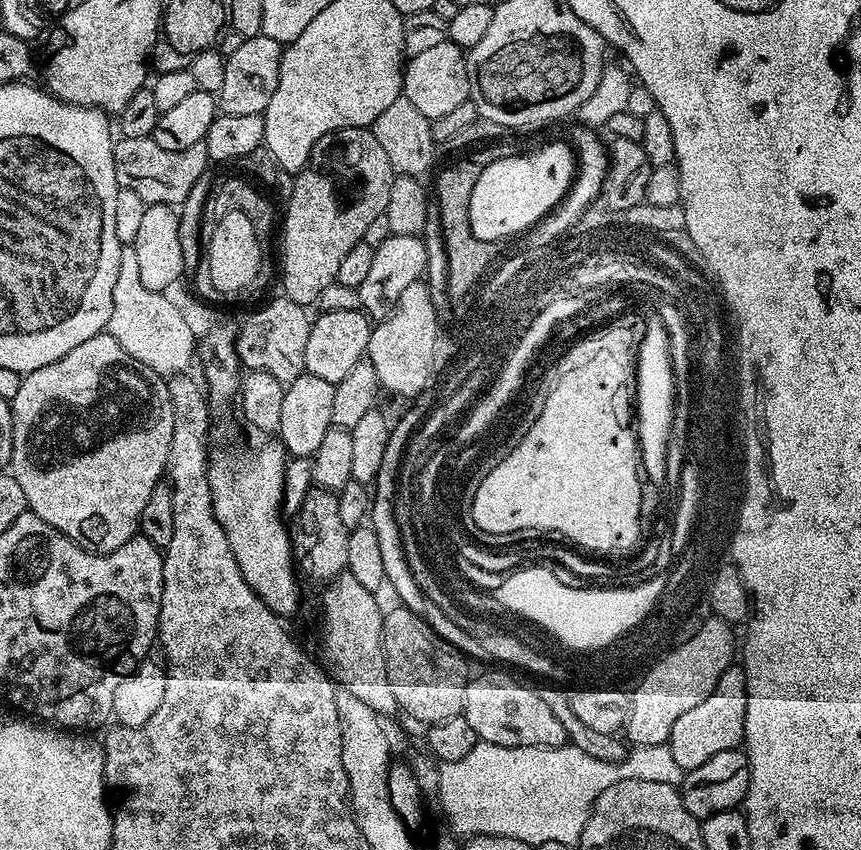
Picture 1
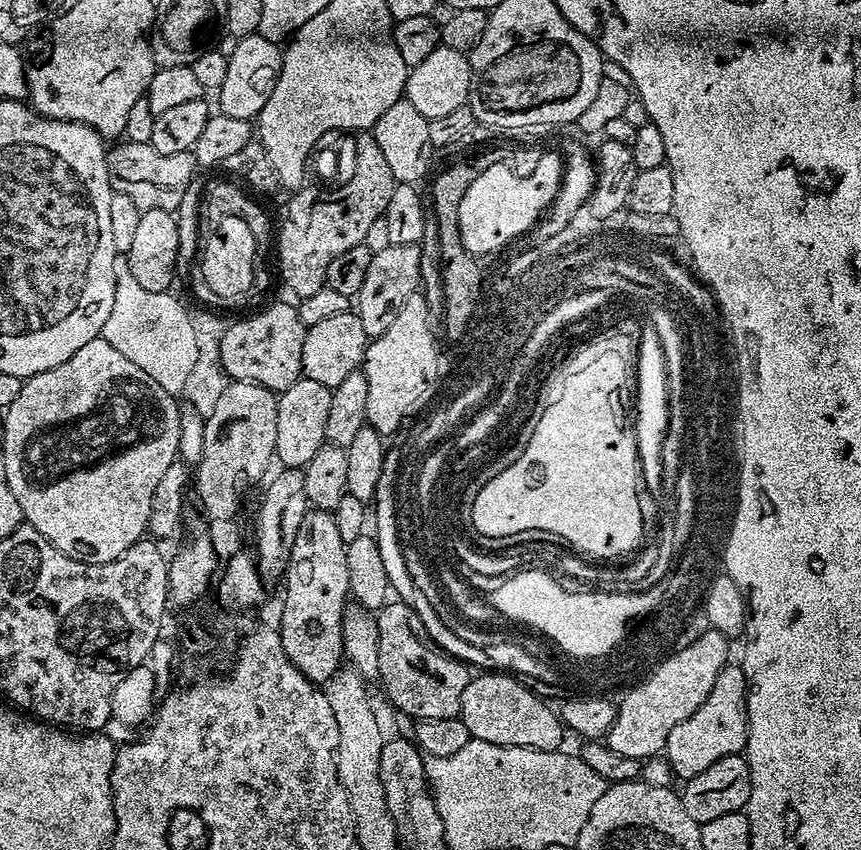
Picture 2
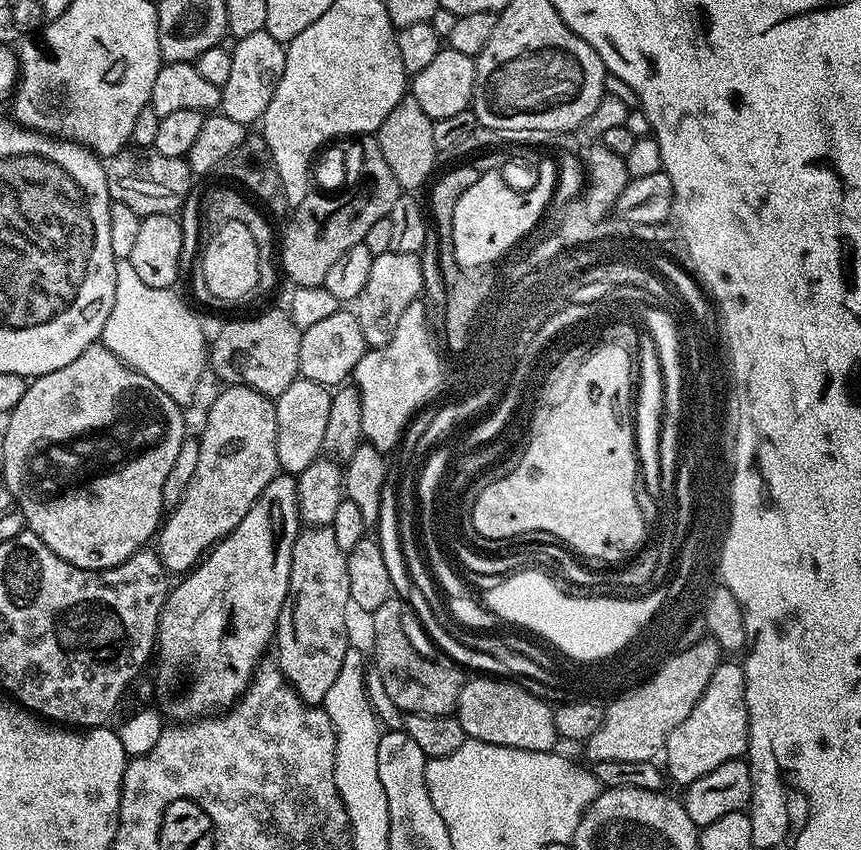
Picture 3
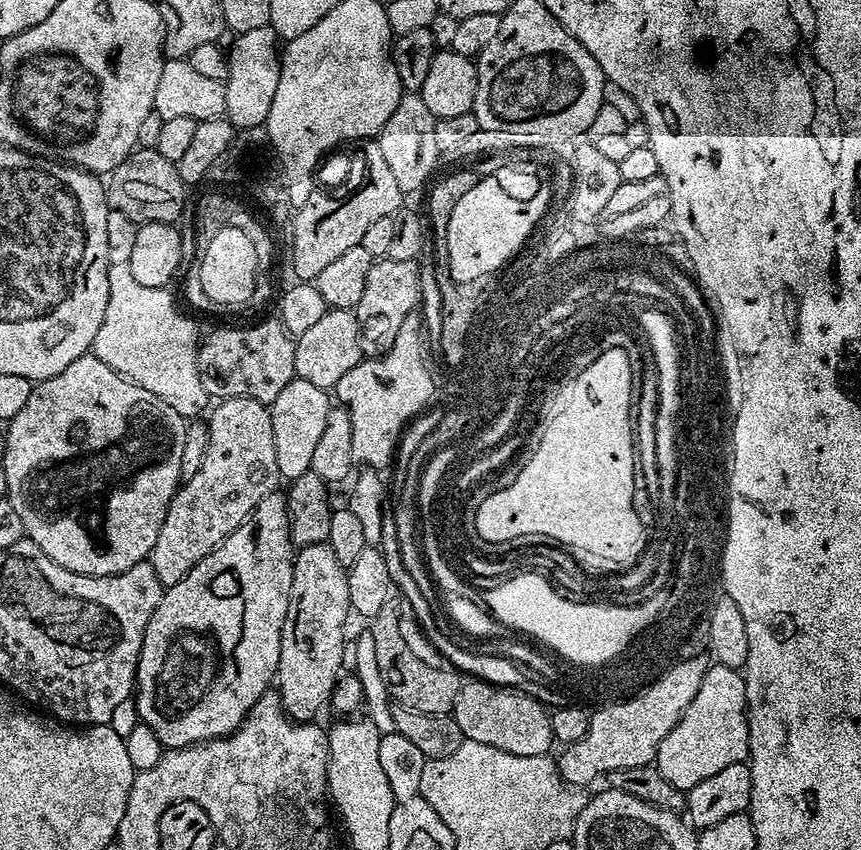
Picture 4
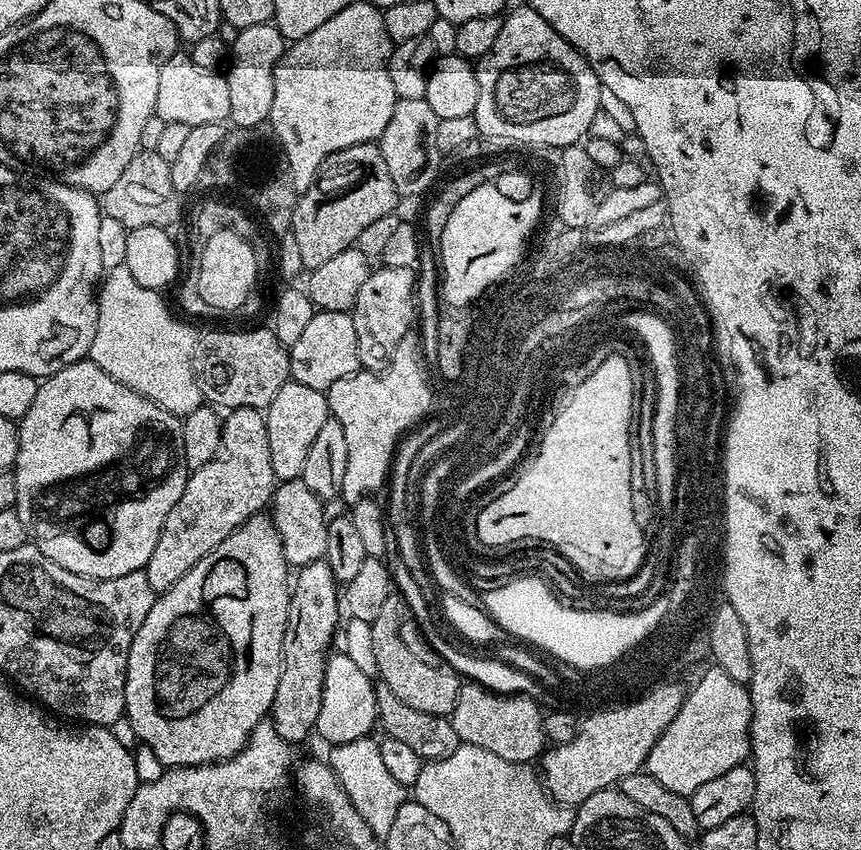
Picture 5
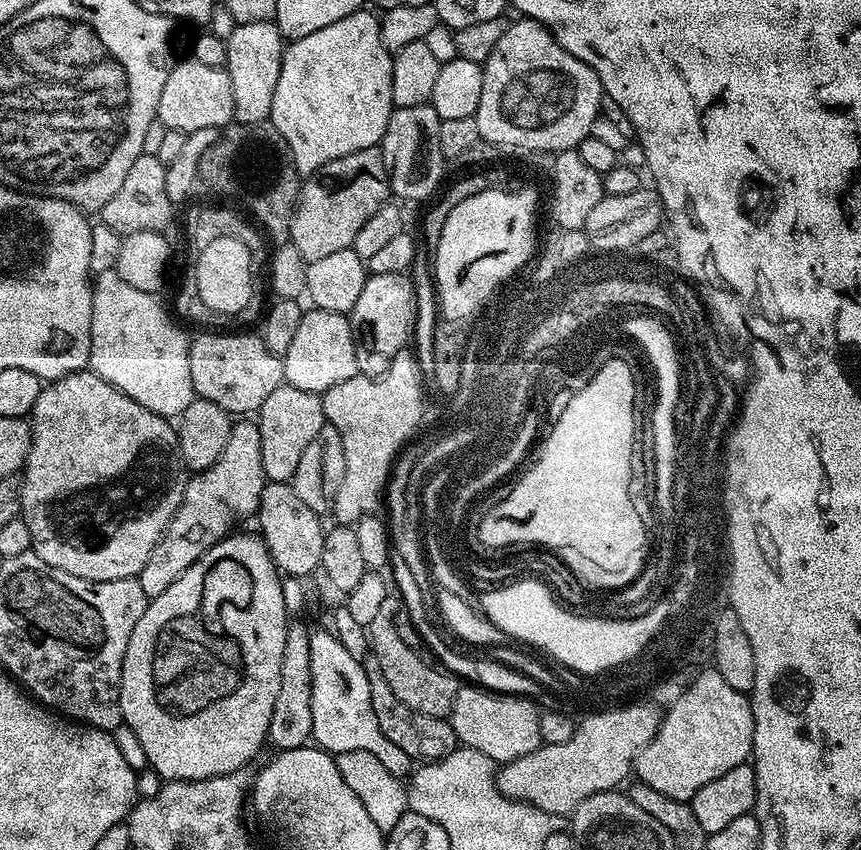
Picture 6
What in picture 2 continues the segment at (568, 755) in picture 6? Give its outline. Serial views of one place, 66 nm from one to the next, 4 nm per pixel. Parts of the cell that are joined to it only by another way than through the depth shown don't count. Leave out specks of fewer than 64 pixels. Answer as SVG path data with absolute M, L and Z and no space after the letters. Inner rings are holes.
M711 628L704 637L698 637L698 646L687 648L677 658L669 658L668 664L655 672L655 678L637 689L628 704L623 704L620 720L614 720L612 729L608 731L606 743L610 750L622 754L626 758L634 758L641 762L661 755L670 738L670 730L678 726L678 722L686 722L702 702L714 690L714 681L729 663L730 640L721 640Z

